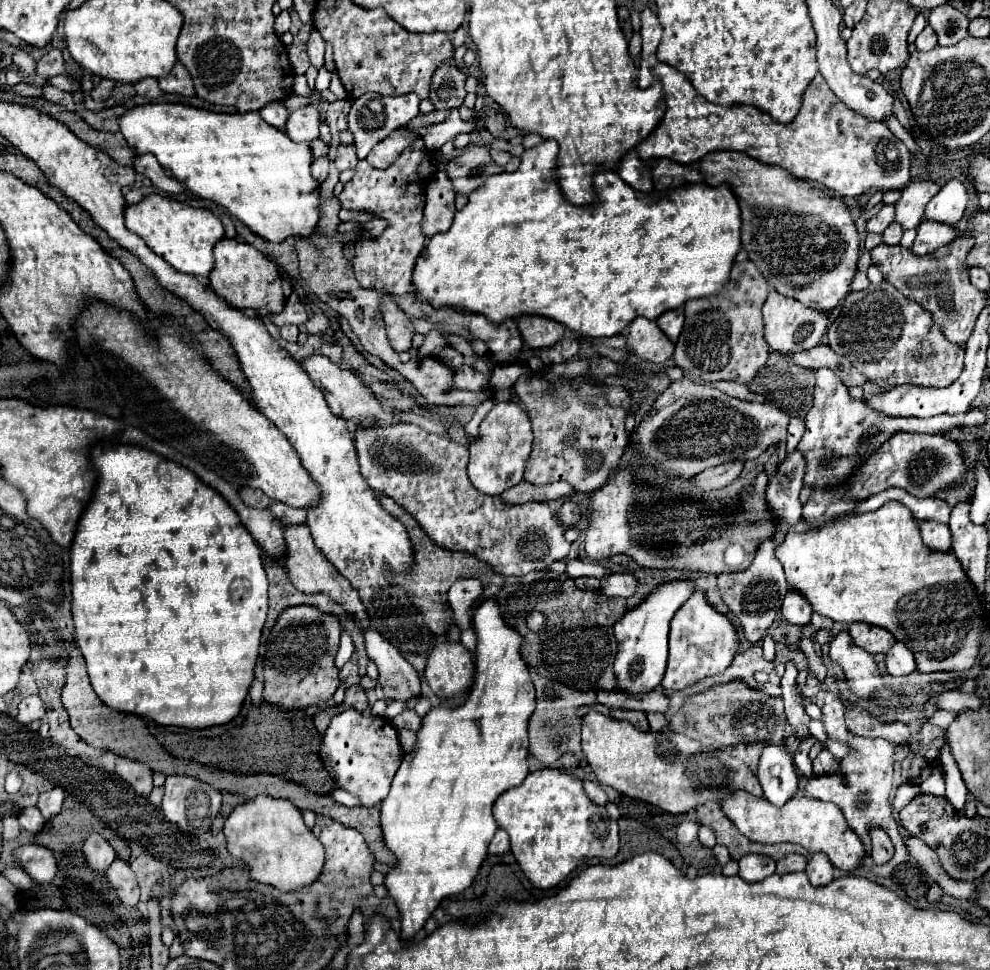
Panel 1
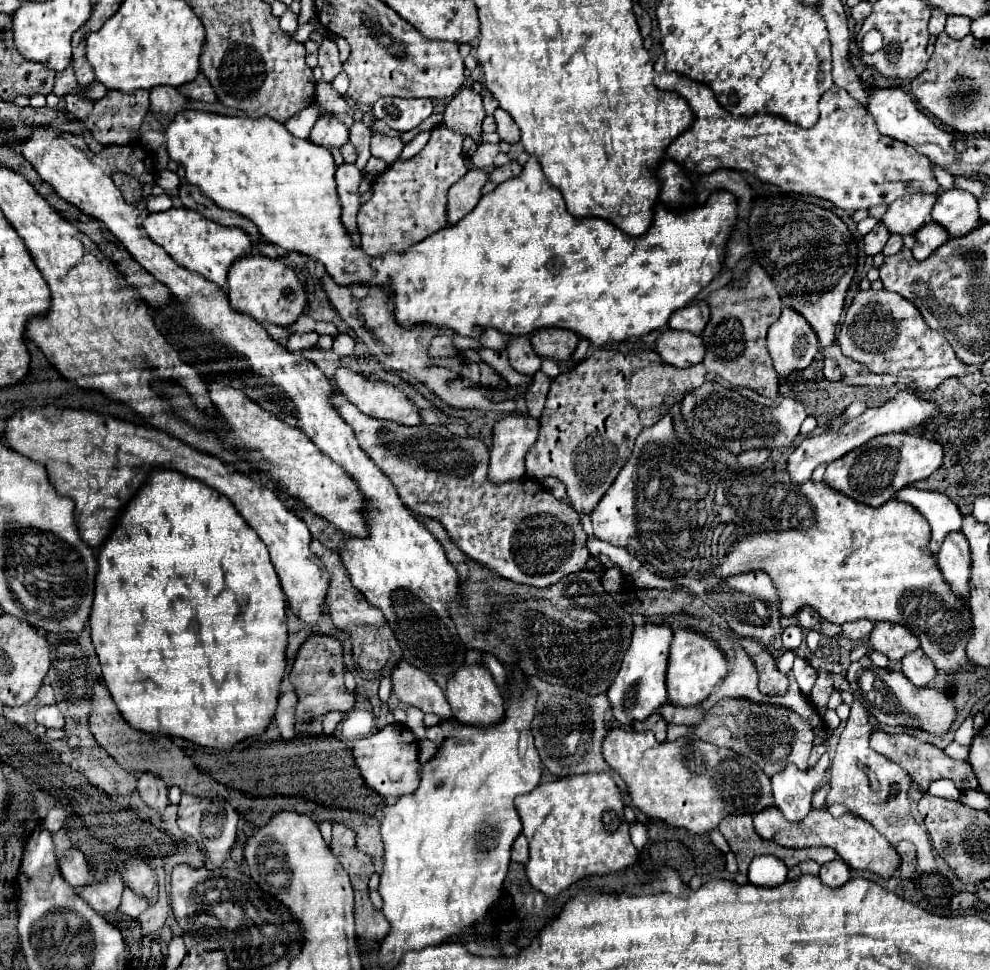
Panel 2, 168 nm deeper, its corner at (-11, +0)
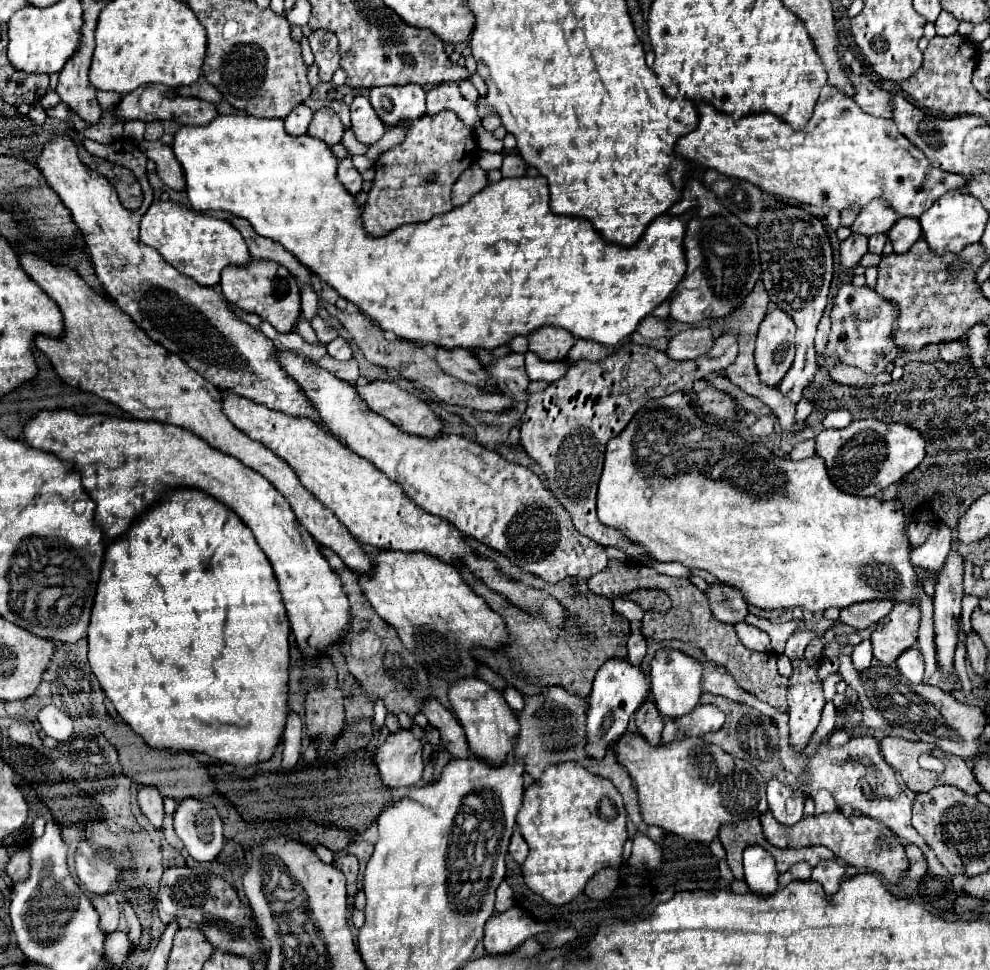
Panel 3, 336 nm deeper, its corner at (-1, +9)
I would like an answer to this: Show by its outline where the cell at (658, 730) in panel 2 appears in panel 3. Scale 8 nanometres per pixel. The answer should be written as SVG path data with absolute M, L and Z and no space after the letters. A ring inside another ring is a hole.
M646 700L638 712L634 714L634 722L636 722L636 728L640 734L644 734L644 738L656 746L660 744L660 734L662 734L662 728L664 728L664 718L660 716L656 704L652 700Z

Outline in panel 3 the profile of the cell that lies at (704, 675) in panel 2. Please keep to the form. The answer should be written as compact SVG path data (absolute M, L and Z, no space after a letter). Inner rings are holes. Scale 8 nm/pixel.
M658 650L652 660L652 696L664 718L688 714L700 700L700 680L704 666L680 650Z

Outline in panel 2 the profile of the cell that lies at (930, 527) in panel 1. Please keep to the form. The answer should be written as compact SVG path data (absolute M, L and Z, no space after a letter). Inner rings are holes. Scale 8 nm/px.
M960 531L950 533L942 543L936 563L952 593L964 601L970 597L970 561L972 557L966 537Z

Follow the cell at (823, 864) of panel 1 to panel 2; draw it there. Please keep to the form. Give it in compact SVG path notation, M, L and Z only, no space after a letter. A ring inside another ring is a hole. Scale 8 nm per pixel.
M836 859L836 861L830 861L826 865L822 865L820 869L820 879L826 887L832 887L832 889L838 889L840 885L844 885L848 879L850 879L850 867L842 861L842 859Z

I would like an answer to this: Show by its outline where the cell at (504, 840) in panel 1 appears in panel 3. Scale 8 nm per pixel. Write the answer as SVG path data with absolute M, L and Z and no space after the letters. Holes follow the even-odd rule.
M516 830L514 834L512 834L512 840L510 840L510 856L518 862L518 864L522 864L524 860L526 860L526 854L528 854L528 844L524 842L524 838L522 838L522 834Z

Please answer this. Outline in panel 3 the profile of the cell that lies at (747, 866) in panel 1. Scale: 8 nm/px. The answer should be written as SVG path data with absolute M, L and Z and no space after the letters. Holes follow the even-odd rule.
M750 846L744 850L744 880L748 888L758 894L776 892L778 870L772 856L764 848Z

